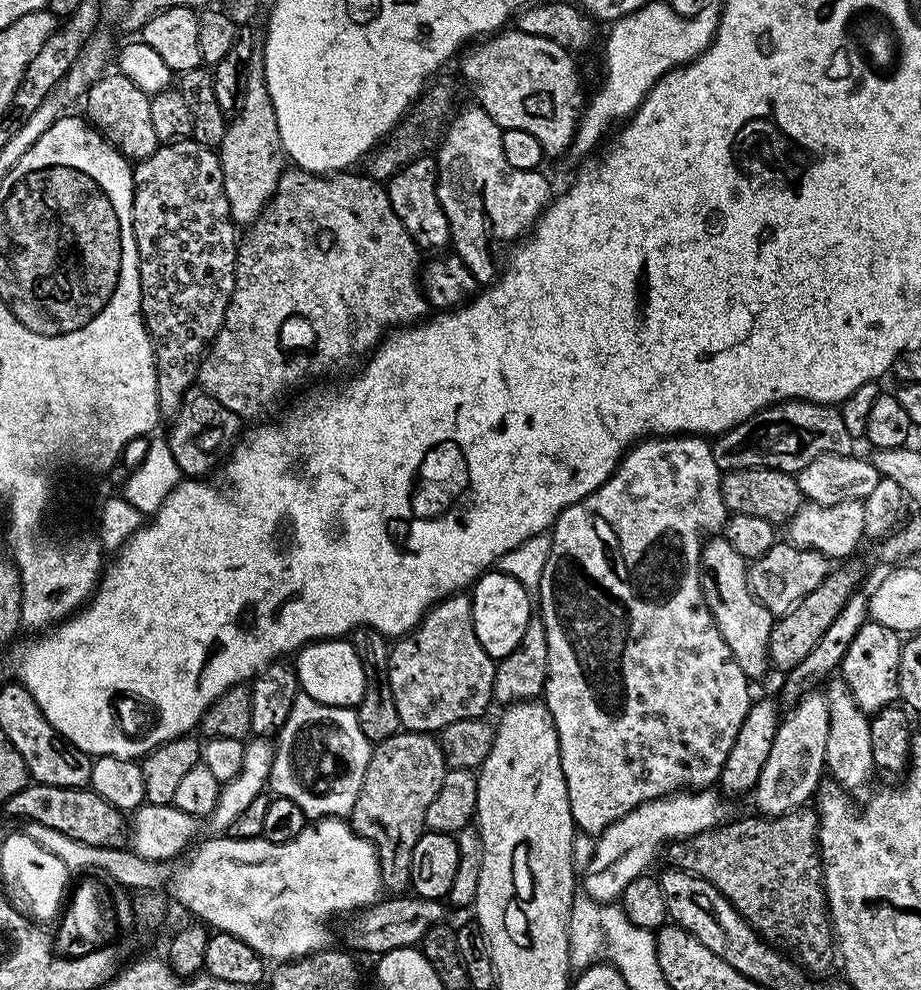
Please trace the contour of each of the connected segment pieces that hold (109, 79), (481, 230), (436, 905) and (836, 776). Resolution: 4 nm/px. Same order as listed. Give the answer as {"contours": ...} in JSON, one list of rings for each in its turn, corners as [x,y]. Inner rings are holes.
{"contours":[[[[119,72],[101,76],[88,88],[82,105],[86,108],[85,117],[113,148],[119,150],[132,162],[145,160],[157,151],[160,141],[152,125],[151,97],[149,93],[135,86],[130,78]]],[[[461,107],[444,129],[444,139],[434,156],[436,193],[450,226],[454,254],[466,262],[477,285],[487,286],[498,275],[496,251],[500,244],[519,241],[548,207],[550,195],[543,171],[514,170],[502,154],[502,129],[483,108],[471,107]]],[[[400,894],[388,899],[392,900],[381,899],[377,903],[360,909],[359,912],[351,913],[343,921],[343,923],[345,922],[344,940],[349,944],[349,946],[347,945],[349,949],[357,948],[357,950],[352,949],[357,953],[383,954],[395,948],[411,948],[419,945],[426,930],[430,930],[445,919],[445,905],[441,901],[427,900],[415,894]]],[[[831,677],[827,683],[824,693],[830,710],[830,731],[827,734],[825,767],[835,783],[845,791],[857,794],[875,773],[869,717],[854,702],[843,677]]]]}

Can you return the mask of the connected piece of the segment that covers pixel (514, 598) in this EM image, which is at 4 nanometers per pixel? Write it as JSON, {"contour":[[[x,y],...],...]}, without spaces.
{"contour":[[[489,570],[471,585],[470,595],[472,597],[472,613],[474,614],[474,634],[478,642],[482,642],[482,650],[490,654],[492,659],[501,660],[518,642],[522,642],[522,634],[526,634],[526,626],[534,614],[534,600],[522,586],[520,580],[510,578],[505,572],[499,570]]]}

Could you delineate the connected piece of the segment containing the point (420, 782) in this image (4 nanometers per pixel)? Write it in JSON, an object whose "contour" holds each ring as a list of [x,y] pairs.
{"contour":[[[401,730],[390,738],[379,741],[371,749],[372,757],[366,770],[366,778],[362,782],[362,790],[358,794],[358,802],[354,802],[354,810],[350,817],[353,830],[365,840],[371,840],[380,858],[380,878],[389,893],[400,894],[410,884],[410,862],[414,858],[414,846],[418,846],[418,838],[424,835],[424,819],[426,806],[434,802],[438,790],[442,787],[442,778],[446,771],[444,752],[441,741],[435,735],[426,732],[409,732]]]}

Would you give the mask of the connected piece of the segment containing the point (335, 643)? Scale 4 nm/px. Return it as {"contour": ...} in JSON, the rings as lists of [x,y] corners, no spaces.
{"contour":[[[333,638],[331,640],[313,640],[304,645],[294,660],[296,676],[300,679],[301,693],[309,701],[329,710],[335,708],[355,709],[362,702],[366,690],[366,674],[362,674],[362,662],[354,650],[351,639]]]}

